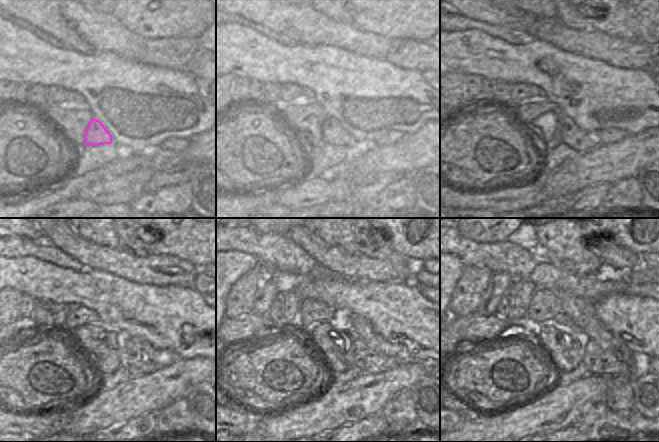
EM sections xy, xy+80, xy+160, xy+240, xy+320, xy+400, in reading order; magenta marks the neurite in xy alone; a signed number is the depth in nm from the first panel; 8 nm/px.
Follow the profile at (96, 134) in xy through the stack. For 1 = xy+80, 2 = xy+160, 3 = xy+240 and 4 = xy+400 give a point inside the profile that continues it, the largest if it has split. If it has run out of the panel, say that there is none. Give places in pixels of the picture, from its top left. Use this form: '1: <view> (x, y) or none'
1: xy+80 (332, 132)
2: xy+160 (580, 141)
3: xy+240 (135, 361)
4: xy+400 (614, 360)

